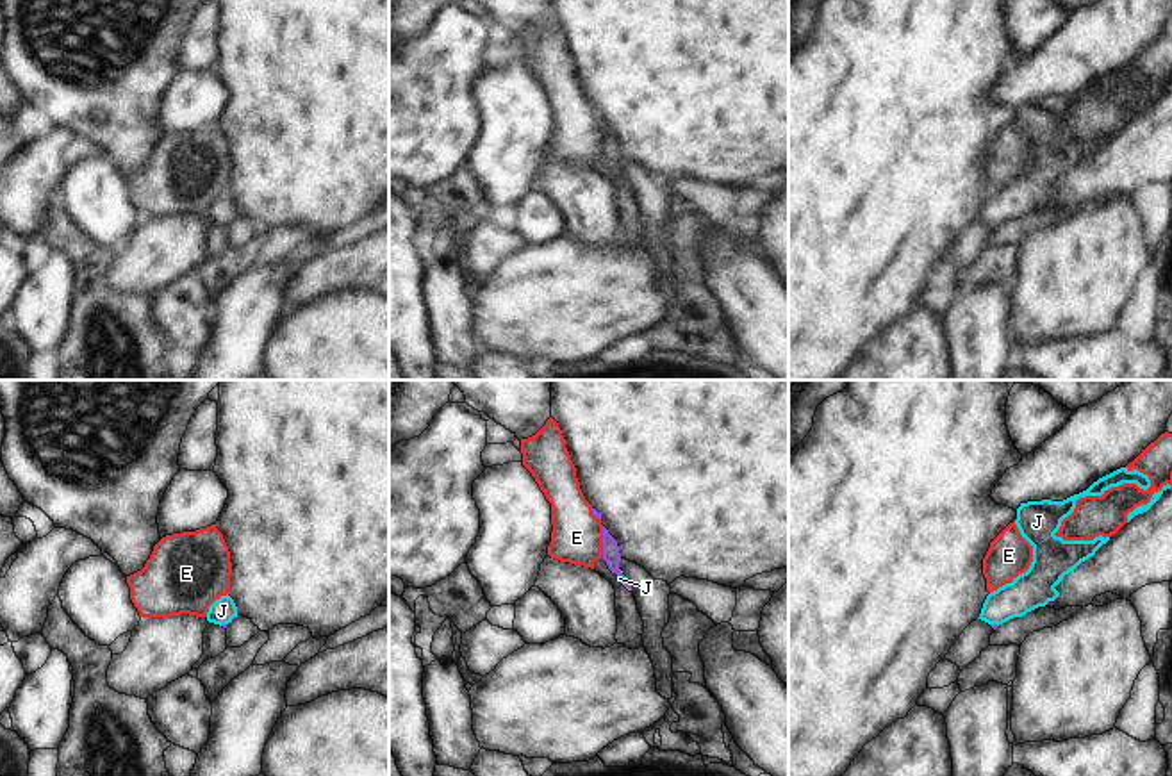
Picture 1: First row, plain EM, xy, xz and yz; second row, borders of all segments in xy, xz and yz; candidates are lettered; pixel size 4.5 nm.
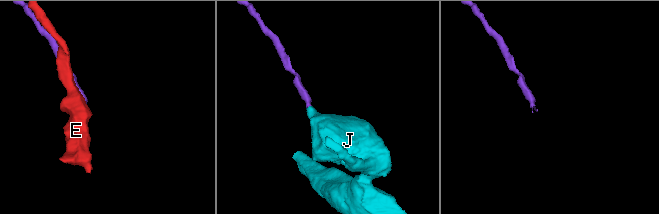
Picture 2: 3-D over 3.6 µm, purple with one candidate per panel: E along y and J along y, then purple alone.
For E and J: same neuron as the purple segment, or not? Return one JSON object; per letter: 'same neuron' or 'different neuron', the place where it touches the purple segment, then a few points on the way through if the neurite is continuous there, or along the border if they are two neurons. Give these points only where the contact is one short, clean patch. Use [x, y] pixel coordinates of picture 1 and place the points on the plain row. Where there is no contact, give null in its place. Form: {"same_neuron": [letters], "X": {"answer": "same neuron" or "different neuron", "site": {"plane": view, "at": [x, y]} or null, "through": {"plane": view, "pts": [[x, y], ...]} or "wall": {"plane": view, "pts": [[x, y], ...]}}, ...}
{"same_neuron": ["J"], "E": {"answer": "different neuron", "site": {"plane": "xz", "at": [603, 143]}}, "J": {"answer": "same neuron", "site": {"plane": "xz", "at": [625, 184]}, "through": {"plane": "xz", "pts": [[610, 150], [612, 165], [625, 184], [619, 179]]}}}

